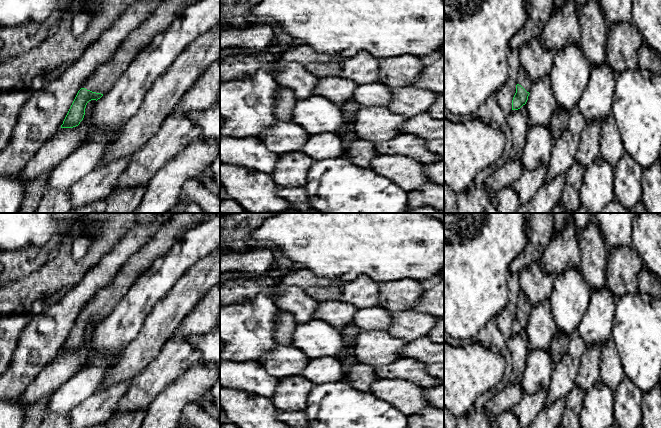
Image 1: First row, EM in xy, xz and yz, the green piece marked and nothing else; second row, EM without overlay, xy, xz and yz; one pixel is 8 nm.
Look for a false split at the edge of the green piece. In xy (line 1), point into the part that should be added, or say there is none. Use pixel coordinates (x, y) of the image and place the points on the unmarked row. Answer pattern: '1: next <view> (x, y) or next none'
1: next xy (104, 301)

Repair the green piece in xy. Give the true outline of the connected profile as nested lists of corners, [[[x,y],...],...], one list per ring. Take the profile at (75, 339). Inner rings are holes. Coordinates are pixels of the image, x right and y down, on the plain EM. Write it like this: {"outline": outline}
{"outline": [[[175,213],[168,222],[161,225],[151,239],[126,261],[111,283],[100,289],[86,304],[83,311],[78,315],[61,352],[78,350],[84,342],[87,327],[91,324],[97,325],[100,323],[125,296],[136,279],[144,273],[157,258],[167,253],[184,236],[187,230],[210,220],[217,214],[218,213]]]}

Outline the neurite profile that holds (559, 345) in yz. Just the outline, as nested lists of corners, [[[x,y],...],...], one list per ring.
[[[557,330],[551,341],[550,353],[552,356],[553,364],[557,364],[559,360],[568,352],[568,344],[570,336]]]

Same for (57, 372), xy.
[[[91,324],[87,327],[84,342],[78,350],[60,352],[40,371],[19,399],[25,411],[39,399],[51,396],[81,369],[89,357],[91,338],[96,326],[96,324]]]

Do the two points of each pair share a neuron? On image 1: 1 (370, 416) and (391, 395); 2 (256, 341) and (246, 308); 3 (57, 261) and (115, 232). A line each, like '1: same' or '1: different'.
1: different
2: same
3: same

